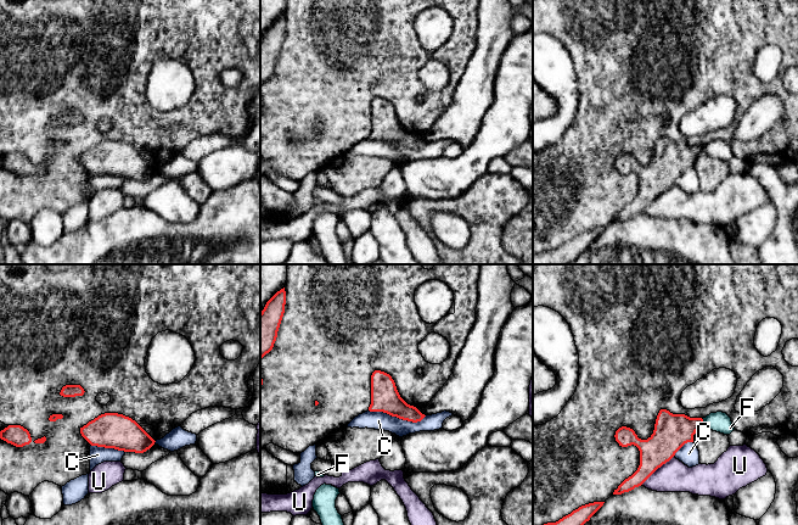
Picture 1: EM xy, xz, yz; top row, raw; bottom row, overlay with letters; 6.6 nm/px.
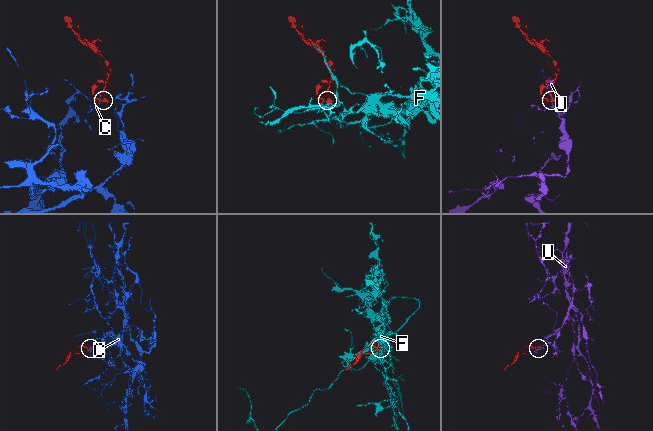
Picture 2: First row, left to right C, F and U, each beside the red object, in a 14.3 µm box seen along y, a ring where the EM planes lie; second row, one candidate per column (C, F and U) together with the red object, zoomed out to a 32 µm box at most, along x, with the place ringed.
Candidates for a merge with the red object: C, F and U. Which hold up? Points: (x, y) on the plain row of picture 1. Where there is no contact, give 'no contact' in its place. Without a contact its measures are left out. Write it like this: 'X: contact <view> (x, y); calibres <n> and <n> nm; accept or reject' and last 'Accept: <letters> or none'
C: contact xz (398, 144); calibres 190 and 130 nm; reject
F: contact yz (702, 149); calibres 240 and 140 nm; reject
U: contact yz (657, 195); calibres 220 and 200 nm; reject
Accept: none

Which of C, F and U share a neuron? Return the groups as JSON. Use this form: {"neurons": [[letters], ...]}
{"neurons": [["C"], ["F"], ["U"]]}

